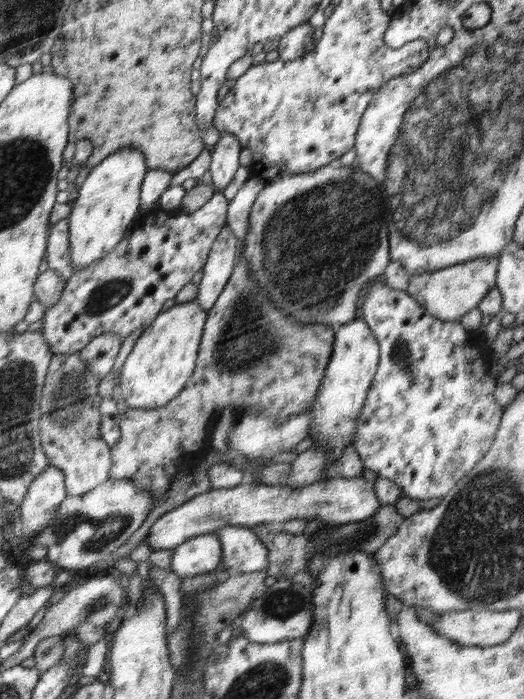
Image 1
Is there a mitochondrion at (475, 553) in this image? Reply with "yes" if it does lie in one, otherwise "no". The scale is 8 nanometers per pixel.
yes

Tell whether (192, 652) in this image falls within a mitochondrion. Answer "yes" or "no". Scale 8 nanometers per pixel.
no

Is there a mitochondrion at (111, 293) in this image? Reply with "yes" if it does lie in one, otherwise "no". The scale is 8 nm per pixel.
yes

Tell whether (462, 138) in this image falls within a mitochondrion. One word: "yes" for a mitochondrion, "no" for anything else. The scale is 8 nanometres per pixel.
yes

